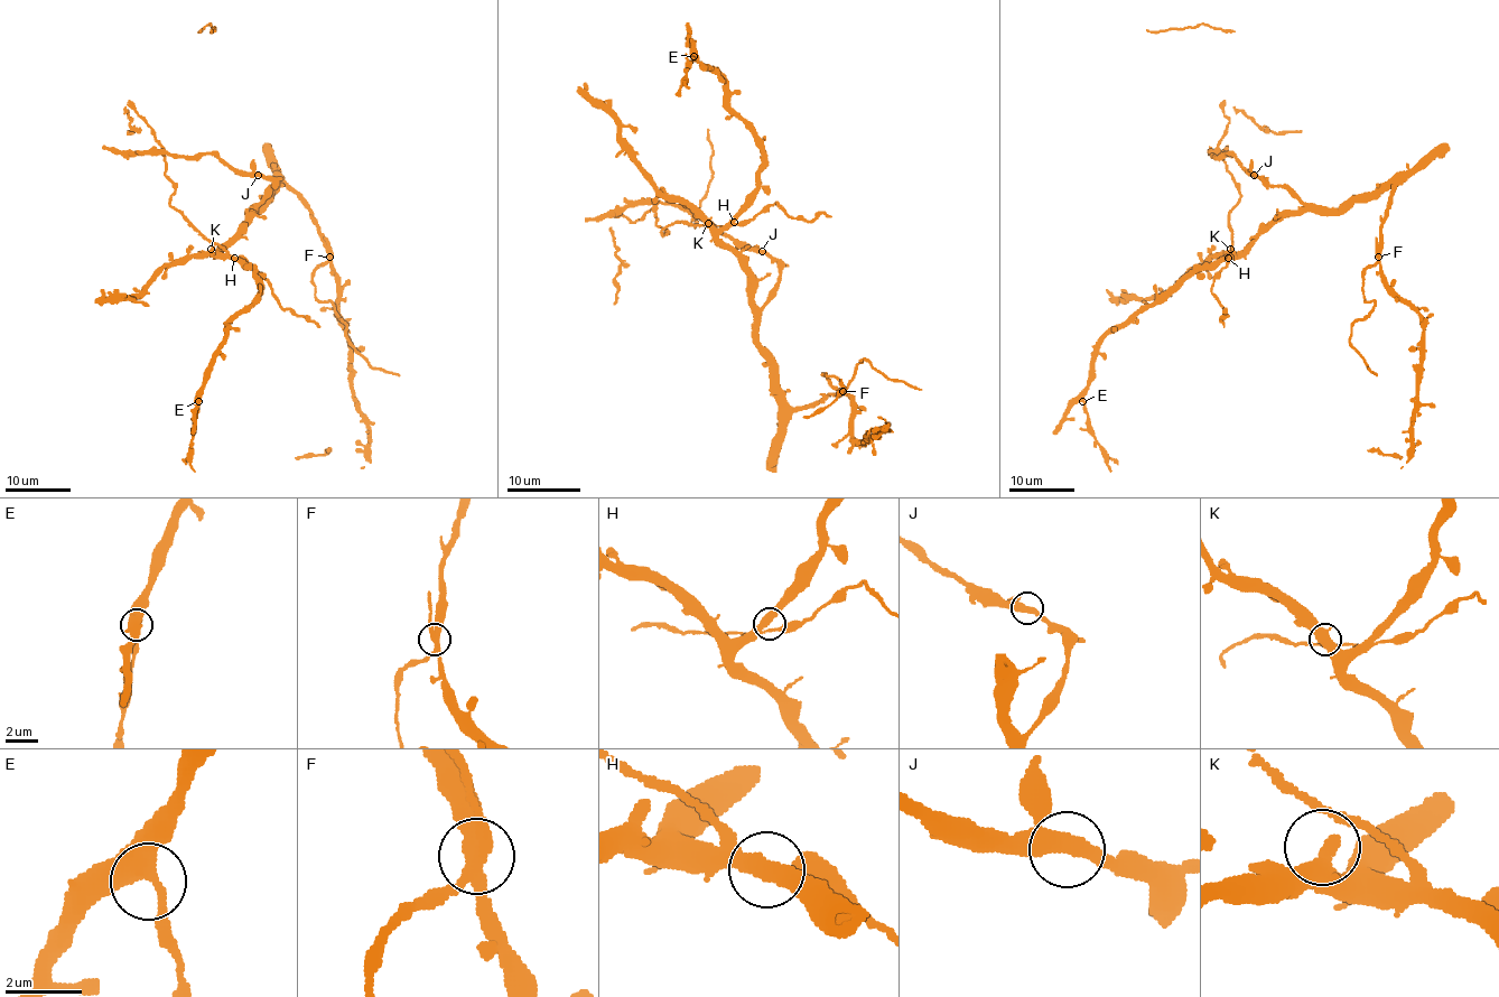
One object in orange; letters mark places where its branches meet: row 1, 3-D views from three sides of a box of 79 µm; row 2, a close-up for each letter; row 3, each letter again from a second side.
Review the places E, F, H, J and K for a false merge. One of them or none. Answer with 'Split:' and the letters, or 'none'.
Split: F

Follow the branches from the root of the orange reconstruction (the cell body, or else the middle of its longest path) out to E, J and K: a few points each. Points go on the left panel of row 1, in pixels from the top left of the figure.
E: (258, 207), (220, 250), (253, 271), (258, 281), (258, 297), (229, 325), (229, 333), (214, 357), (198, 401)
J: (258, 207), (275, 185), (258, 175)
K: (258, 207), (216, 253), (211, 249)

